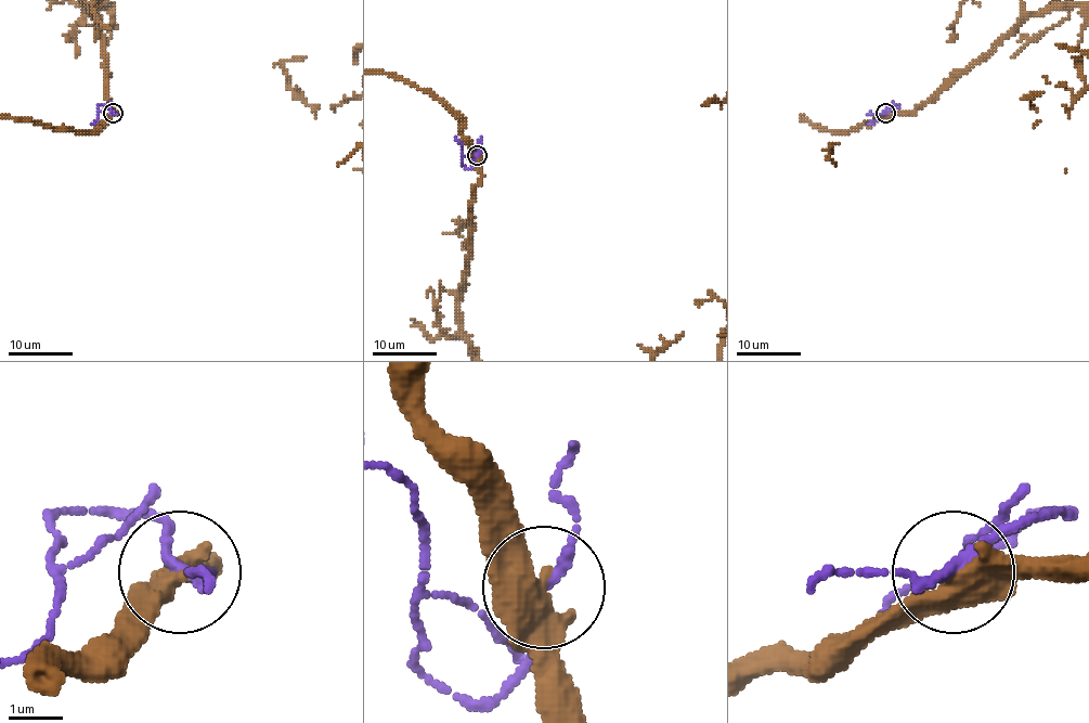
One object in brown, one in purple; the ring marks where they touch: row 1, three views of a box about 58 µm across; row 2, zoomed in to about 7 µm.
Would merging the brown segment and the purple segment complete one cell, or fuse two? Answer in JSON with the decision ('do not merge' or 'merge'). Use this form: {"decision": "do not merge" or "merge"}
{"decision": "do not merge"}

